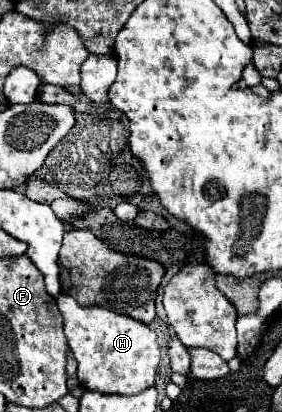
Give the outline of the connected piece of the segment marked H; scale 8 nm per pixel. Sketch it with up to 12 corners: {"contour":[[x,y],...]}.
{"contour":[[56,303],[98,393],[156,385],[160,347],[146,323],[104,307]]}

